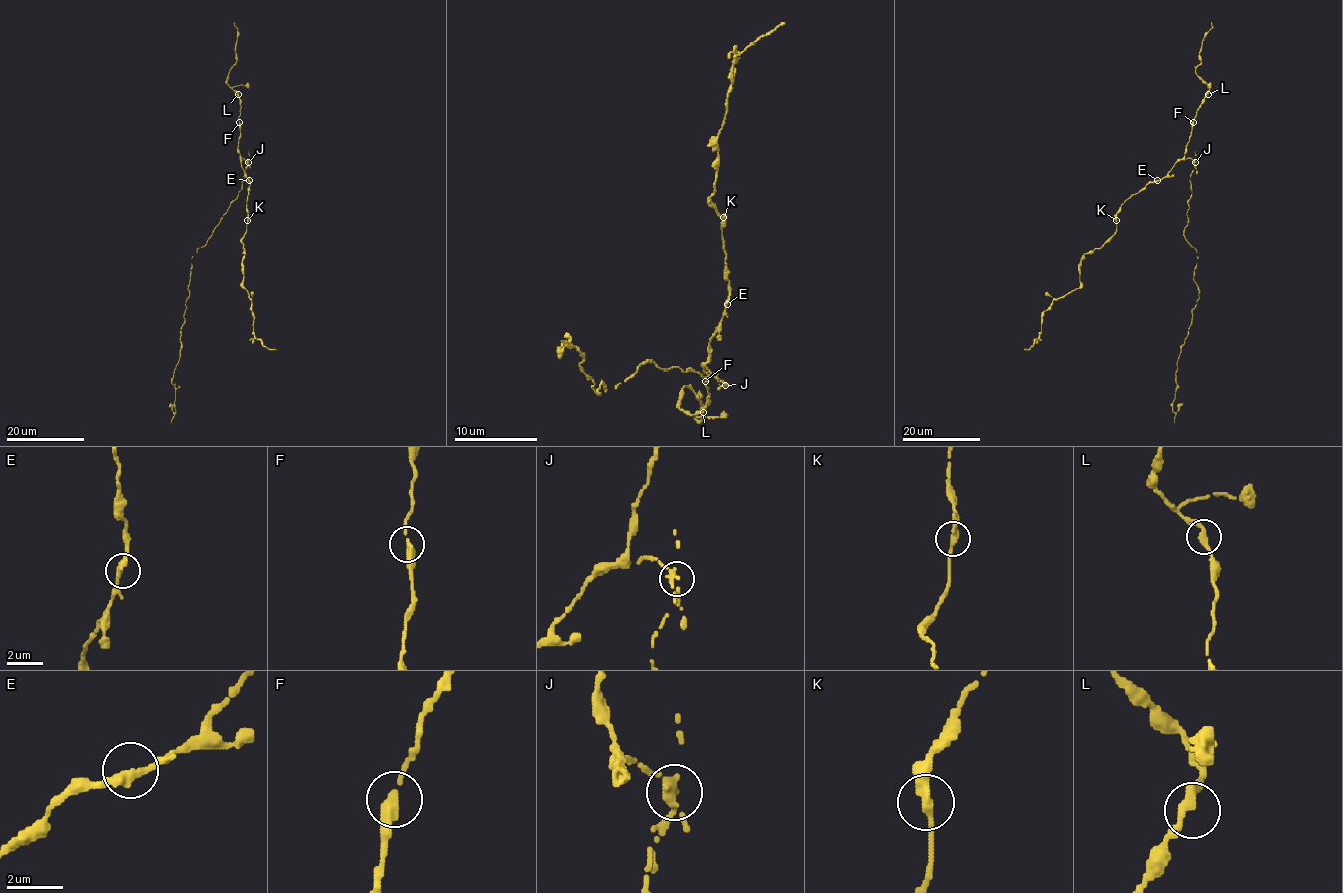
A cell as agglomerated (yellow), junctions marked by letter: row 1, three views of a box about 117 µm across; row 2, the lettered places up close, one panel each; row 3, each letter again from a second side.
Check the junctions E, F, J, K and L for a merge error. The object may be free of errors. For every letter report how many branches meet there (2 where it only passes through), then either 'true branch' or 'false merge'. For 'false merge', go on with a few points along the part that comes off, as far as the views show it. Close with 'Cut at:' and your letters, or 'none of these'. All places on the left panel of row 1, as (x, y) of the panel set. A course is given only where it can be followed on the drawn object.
E: branches 2; true branch
F: branches 2; true branch
J: branches 2; false merge; course (248, 162), (238, 197), (230, 203), (205, 244), (192, 257), (180, 357), (173, 373), (174, 412), (170, 403)
K: branches 2; true branch
L: branches 2; true branch
Cut at: J

